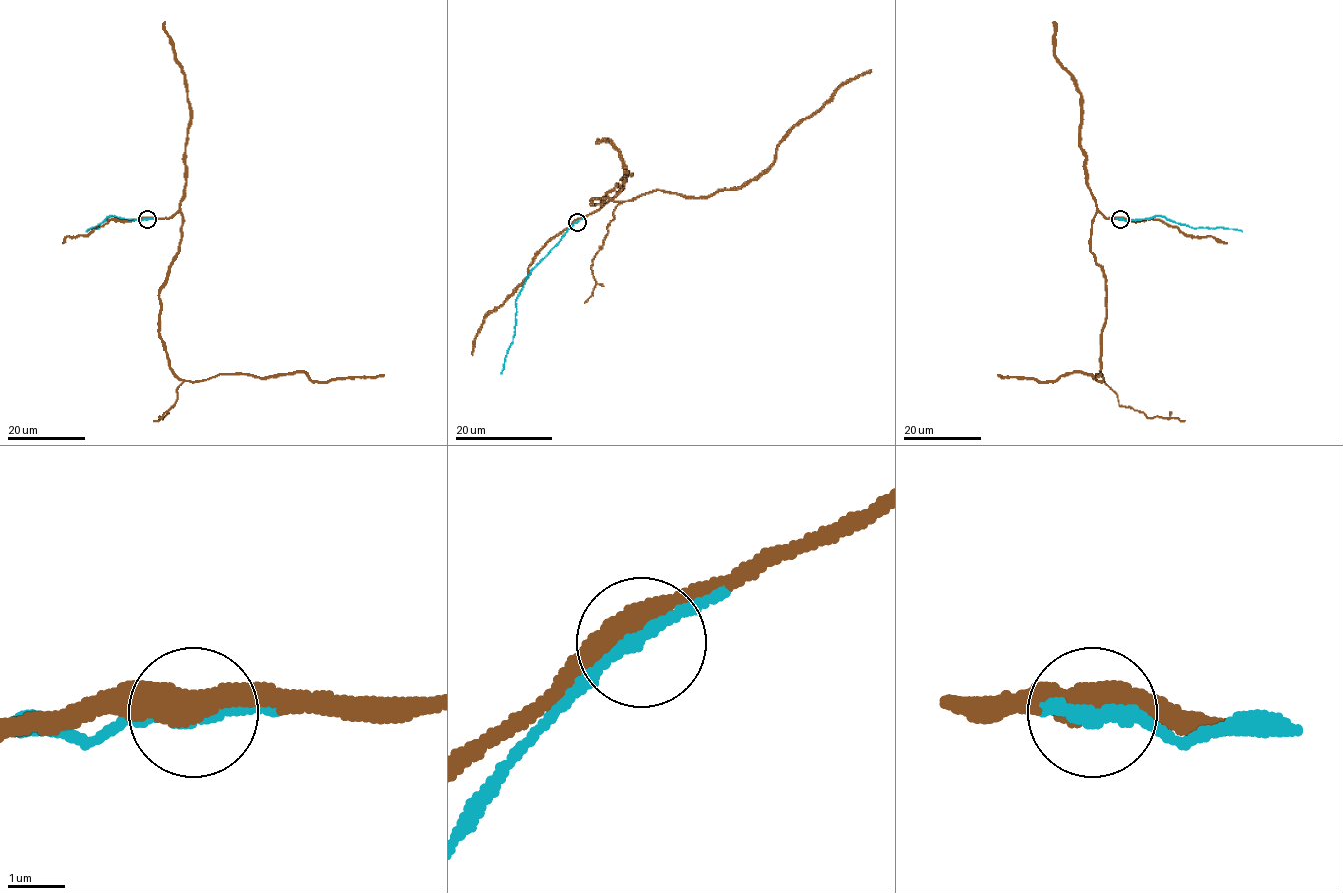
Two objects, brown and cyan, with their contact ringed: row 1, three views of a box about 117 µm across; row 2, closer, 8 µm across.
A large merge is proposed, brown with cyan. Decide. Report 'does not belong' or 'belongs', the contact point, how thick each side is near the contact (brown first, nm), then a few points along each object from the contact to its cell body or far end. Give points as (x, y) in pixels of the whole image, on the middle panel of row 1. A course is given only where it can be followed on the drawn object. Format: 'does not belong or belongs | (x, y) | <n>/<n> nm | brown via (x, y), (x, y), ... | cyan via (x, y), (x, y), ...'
belongs | (577, 222) | 440/240 nm | brown via (576, 222), (599, 211), (616, 186), (592, 204), (656, 190), (708, 197), (757, 180), (795, 125), (871, 70) | cyan via (577, 222), (531, 271), (515, 302), (515, 335), (500, 373)

